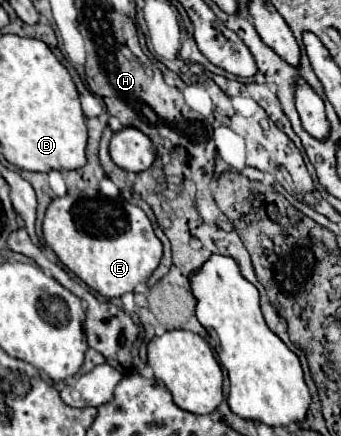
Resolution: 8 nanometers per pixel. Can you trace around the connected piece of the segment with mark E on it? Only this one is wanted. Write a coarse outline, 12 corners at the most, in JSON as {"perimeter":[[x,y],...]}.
{"perimeter":[[52,199],[42,233],[108,299],[146,283],[162,243],[128,201]]}

